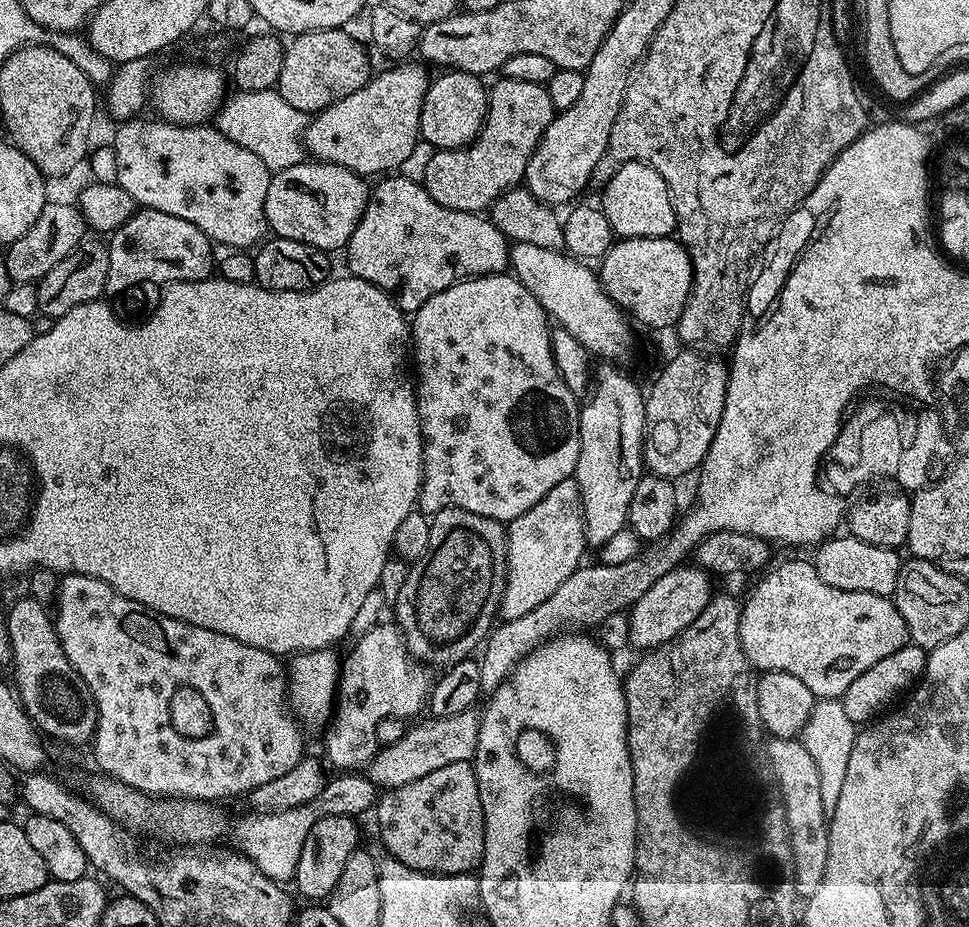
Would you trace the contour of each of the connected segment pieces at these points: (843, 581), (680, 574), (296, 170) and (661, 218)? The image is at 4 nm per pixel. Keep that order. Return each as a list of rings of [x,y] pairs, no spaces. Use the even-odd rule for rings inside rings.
[[[851,534],[839,536],[825,540],[815,549],[814,563],[818,578],[822,578],[826,586],[838,586],[838,590],[891,597],[898,586],[901,553],[895,548],[883,548],[870,542],[862,542]]]
[[[681,566],[658,578],[658,582],[654,582],[654,586],[650,586],[650,590],[646,590],[646,594],[642,594],[642,598],[638,598],[638,602],[634,602],[627,613],[628,644],[639,650],[651,650],[662,648],[677,639],[711,602],[714,595],[712,583],[713,577],[695,566]]]
[[[315,158],[290,166],[289,169],[273,171],[272,181],[266,190],[266,206],[264,207],[269,229],[276,236],[287,240],[301,240],[310,246],[320,248],[323,252],[335,253],[335,248],[343,249],[347,245],[368,204],[370,188],[369,185],[364,184],[367,183],[357,172],[351,172],[337,164],[325,164]]]
[[[631,160],[622,164],[609,176],[607,184],[603,185],[604,204],[602,210],[610,222],[613,233],[620,238],[658,238],[659,236],[672,236],[677,231],[676,211],[672,205],[672,195],[658,170],[649,164],[642,164],[638,160]]]

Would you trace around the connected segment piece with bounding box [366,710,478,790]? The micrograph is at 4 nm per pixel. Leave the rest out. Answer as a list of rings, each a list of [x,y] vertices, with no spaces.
[[[469,710],[454,714],[450,718],[427,718],[405,731],[402,738],[393,744],[385,744],[376,753],[372,763],[367,765],[366,775],[376,783],[377,789],[391,790],[401,788],[441,766],[450,766],[450,762],[471,761],[476,755],[478,738],[478,716]]]

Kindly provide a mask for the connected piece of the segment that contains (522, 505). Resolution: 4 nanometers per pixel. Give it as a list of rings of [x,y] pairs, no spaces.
[[[508,274],[503,278],[473,276],[466,280],[458,280],[446,290],[434,294],[410,320],[410,352],[414,357],[414,387],[420,429],[424,439],[424,477],[420,483],[419,511],[435,514],[444,508],[461,508],[470,510],[470,514],[478,514],[485,518],[494,518],[507,522],[518,518],[518,514],[526,514],[530,506],[534,506],[558,482],[573,479],[578,466],[578,450],[580,449],[580,406],[581,401],[566,386],[562,374],[554,360],[550,346],[550,317],[543,306],[522,286],[515,276]]]

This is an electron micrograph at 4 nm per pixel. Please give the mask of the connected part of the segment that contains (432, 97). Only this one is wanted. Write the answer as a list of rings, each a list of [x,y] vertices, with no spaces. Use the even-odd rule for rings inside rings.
[[[444,70],[440,77],[433,79],[426,90],[420,115],[420,139],[436,150],[455,150],[472,143],[488,113],[489,89],[485,81],[469,72]]]

